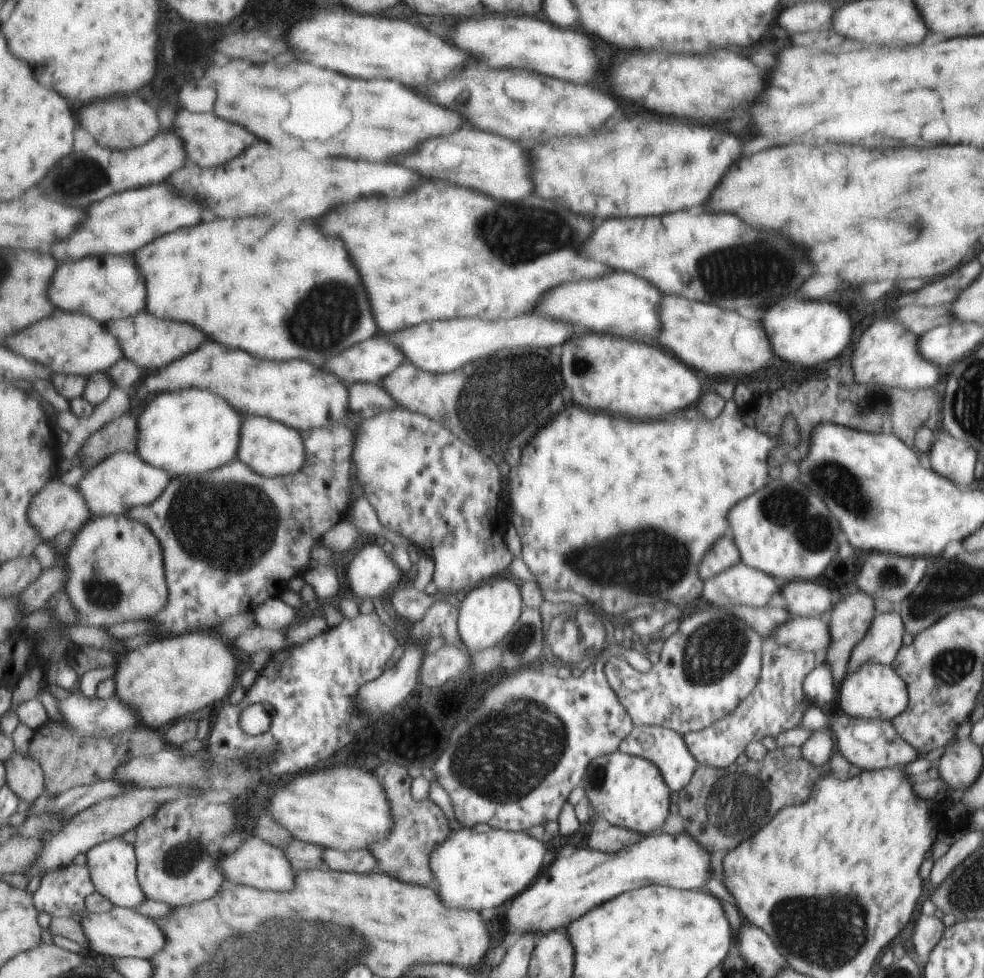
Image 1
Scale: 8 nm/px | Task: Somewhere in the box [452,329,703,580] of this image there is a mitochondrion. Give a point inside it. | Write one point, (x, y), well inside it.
(581, 366)

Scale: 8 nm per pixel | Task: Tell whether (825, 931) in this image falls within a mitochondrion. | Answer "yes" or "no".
yes

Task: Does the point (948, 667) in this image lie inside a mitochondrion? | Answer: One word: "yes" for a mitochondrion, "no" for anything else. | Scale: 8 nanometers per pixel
yes

